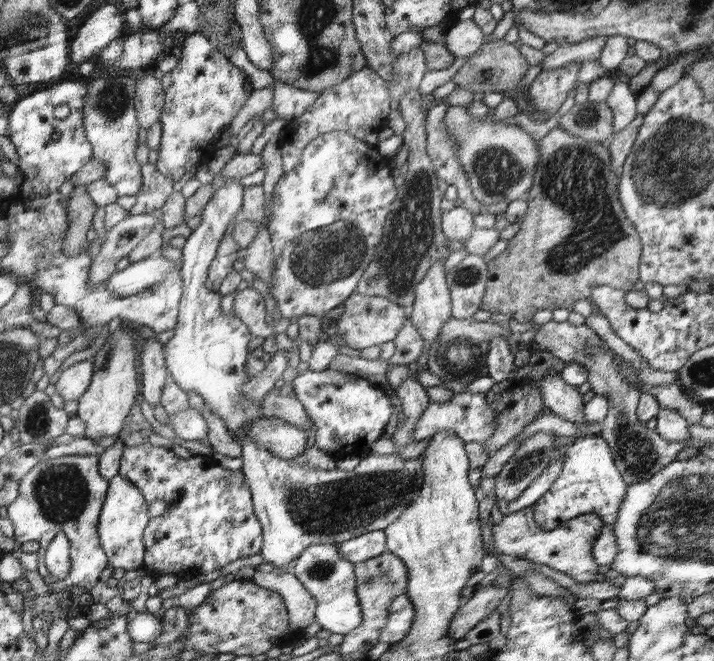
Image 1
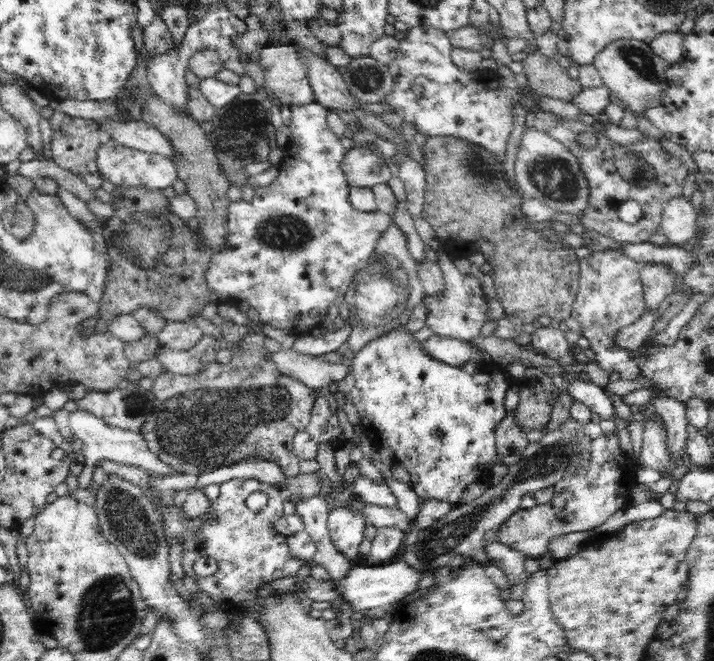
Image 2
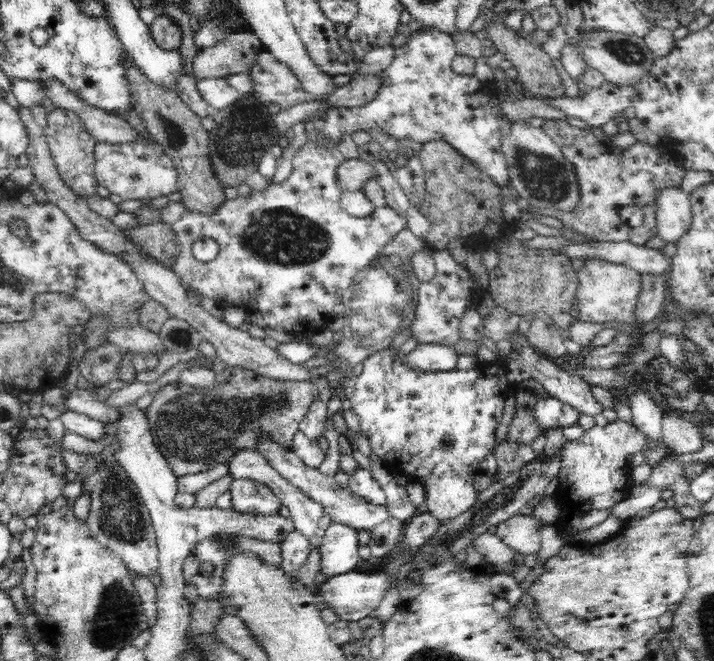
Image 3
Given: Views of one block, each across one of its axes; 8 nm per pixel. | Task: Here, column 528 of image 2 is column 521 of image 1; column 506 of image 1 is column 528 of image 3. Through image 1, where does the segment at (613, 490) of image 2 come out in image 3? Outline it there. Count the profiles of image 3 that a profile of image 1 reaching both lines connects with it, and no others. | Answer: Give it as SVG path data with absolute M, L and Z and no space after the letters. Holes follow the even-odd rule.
M516 513L497 526L495 535L521 555L537 555L541 546L540 528L544 524L536 515Z

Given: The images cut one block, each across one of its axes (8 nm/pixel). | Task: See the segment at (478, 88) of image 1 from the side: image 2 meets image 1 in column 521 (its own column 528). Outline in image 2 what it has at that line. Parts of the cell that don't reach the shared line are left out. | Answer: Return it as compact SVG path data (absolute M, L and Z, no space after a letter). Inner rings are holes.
M538 50L524 58L523 73L530 84L529 93L537 93L540 97L570 101L582 89L579 81L572 79L555 57L544 58Z

